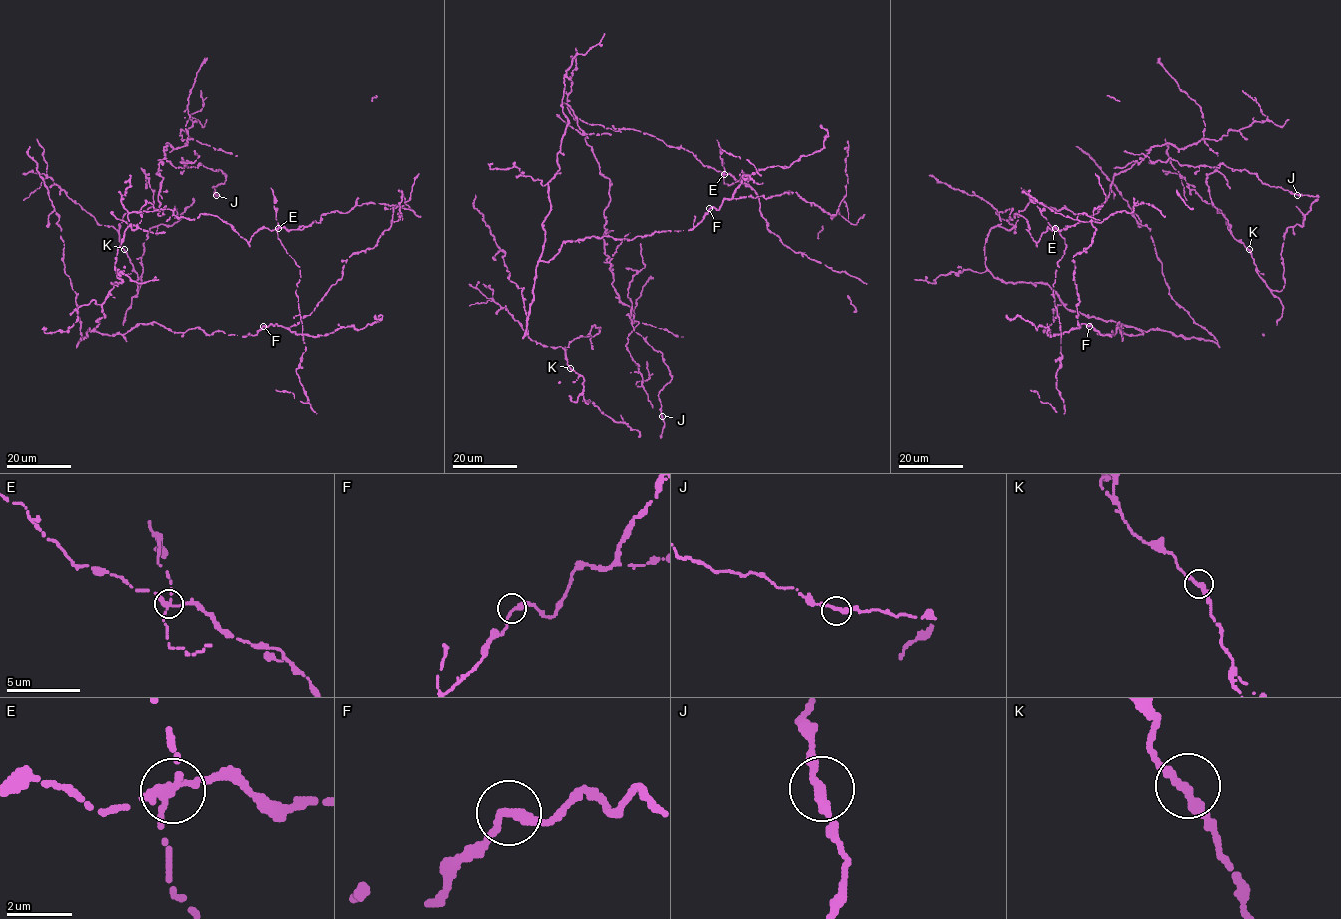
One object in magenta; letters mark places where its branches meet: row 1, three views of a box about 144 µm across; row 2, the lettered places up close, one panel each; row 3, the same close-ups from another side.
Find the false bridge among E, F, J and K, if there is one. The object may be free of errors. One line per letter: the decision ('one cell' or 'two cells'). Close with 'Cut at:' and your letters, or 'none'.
E: two cells
F: one cell
J: one cell
K: one cell
Cut at: E

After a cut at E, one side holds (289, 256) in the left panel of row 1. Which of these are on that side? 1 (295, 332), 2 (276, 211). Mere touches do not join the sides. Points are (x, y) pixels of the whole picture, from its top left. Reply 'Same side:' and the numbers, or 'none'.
Same side: 2

